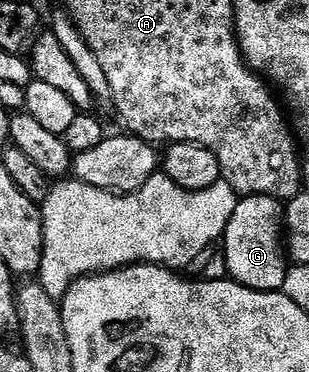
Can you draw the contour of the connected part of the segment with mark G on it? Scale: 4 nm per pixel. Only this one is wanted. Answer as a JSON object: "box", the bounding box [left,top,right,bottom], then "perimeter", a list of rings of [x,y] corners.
{"box":[221,195,289,291],"perimeter":[[[248,195],[240,198],[233,217],[229,217],[221,248],[227,262],[226,274],[236,283],[258,291],[282,291],[289,260],[285,254],[283,230],[284,204],[268,195]]]}

